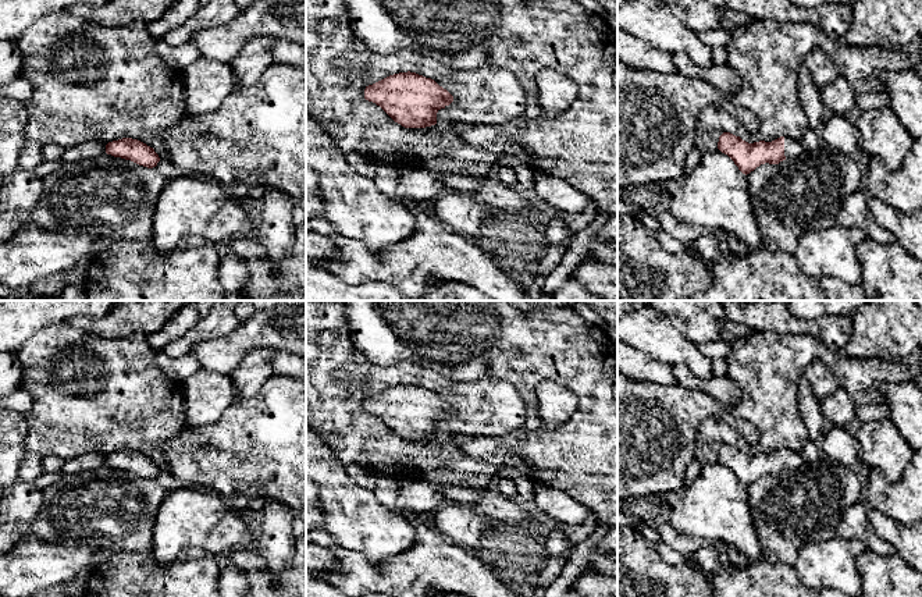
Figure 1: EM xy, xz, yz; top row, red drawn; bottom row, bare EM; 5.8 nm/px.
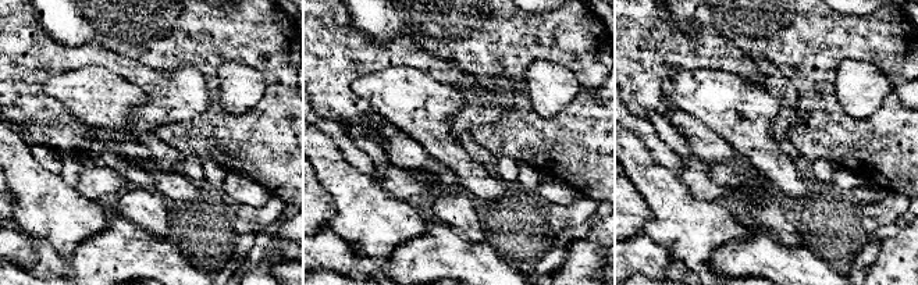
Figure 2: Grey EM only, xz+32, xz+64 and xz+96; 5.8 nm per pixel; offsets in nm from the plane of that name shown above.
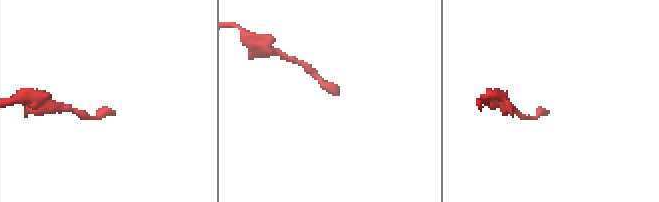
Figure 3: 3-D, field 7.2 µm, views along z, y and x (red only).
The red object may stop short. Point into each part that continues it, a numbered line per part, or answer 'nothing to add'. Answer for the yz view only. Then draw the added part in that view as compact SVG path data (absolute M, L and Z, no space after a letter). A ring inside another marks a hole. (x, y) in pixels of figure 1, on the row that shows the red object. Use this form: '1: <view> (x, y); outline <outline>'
1: yz (793, 148); outline M784 138L784 156L786 159L794 159L804 153L804 148L800 141Z

